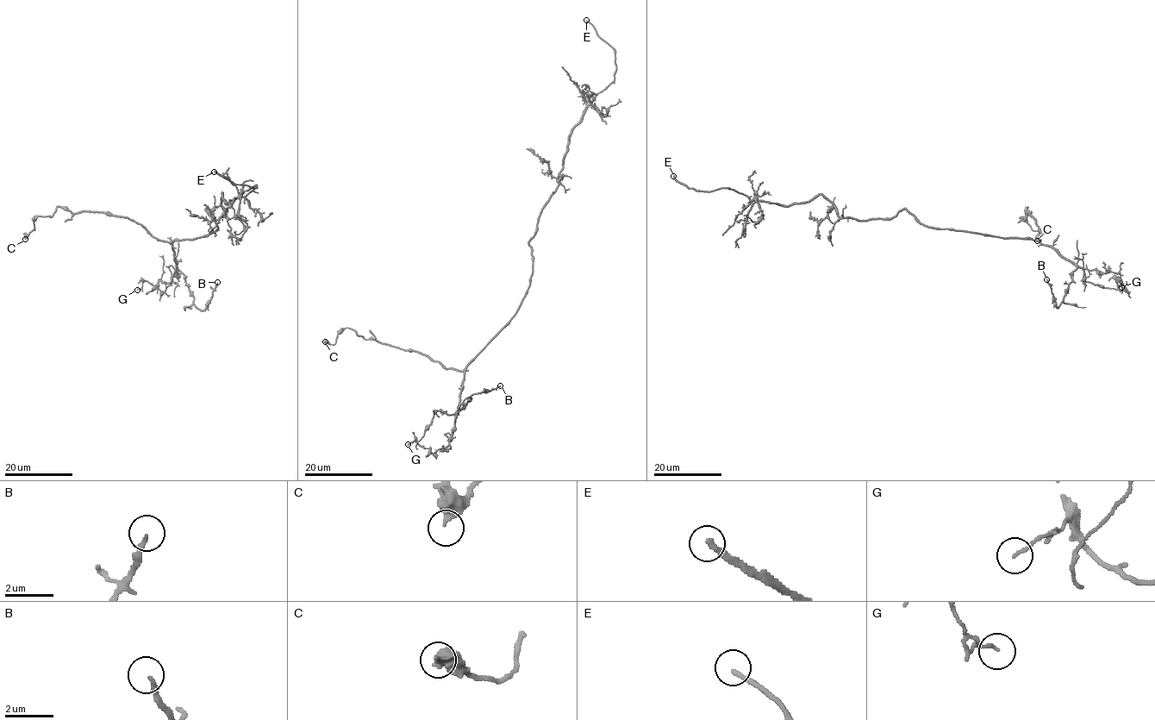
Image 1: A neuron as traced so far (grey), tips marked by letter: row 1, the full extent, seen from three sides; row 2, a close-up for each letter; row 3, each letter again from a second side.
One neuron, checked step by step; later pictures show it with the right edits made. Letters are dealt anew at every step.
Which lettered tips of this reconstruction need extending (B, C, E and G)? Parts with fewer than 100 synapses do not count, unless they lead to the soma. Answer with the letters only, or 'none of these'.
E

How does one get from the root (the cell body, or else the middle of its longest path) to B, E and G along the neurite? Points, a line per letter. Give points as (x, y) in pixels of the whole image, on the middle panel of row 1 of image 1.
B: (532, 265), (530, 286), (515, 315), (466, 367), (458, 406), (462, 408), (473, 394), (488, 391), (500, 385)
E: (532, 265), (528, 242), (542, 207), (558, 183), (570, 130), (596, 96), (614, 80), (614, 51), (586, 20)
G: (532, 265), (530, 286), (515, 315), (466, 367), (449, 445), (433, 453), (415, 440), (408, 444)

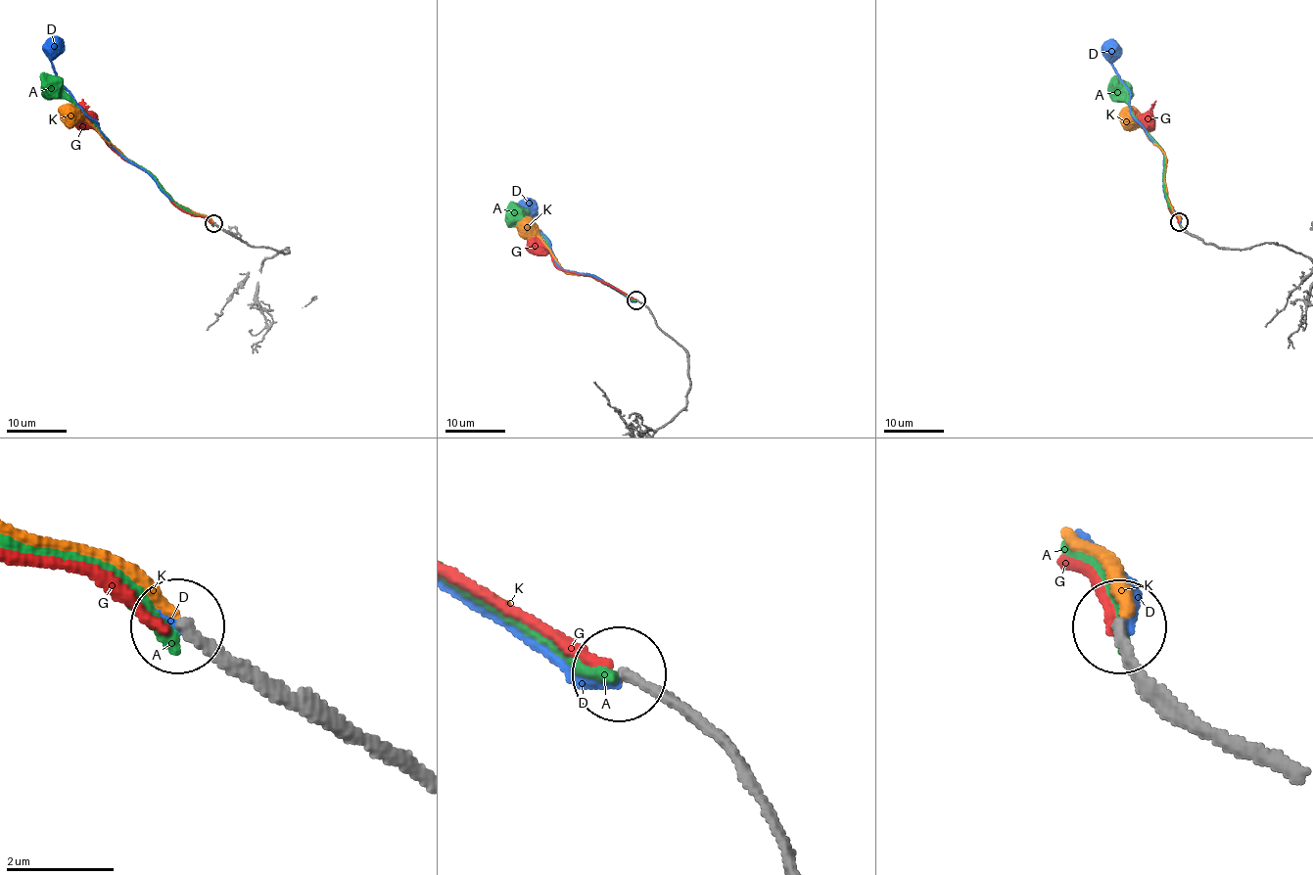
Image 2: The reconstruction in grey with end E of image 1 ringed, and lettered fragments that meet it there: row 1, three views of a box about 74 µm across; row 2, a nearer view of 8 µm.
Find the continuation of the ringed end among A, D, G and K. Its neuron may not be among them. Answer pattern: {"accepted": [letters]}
{"accepted": []}

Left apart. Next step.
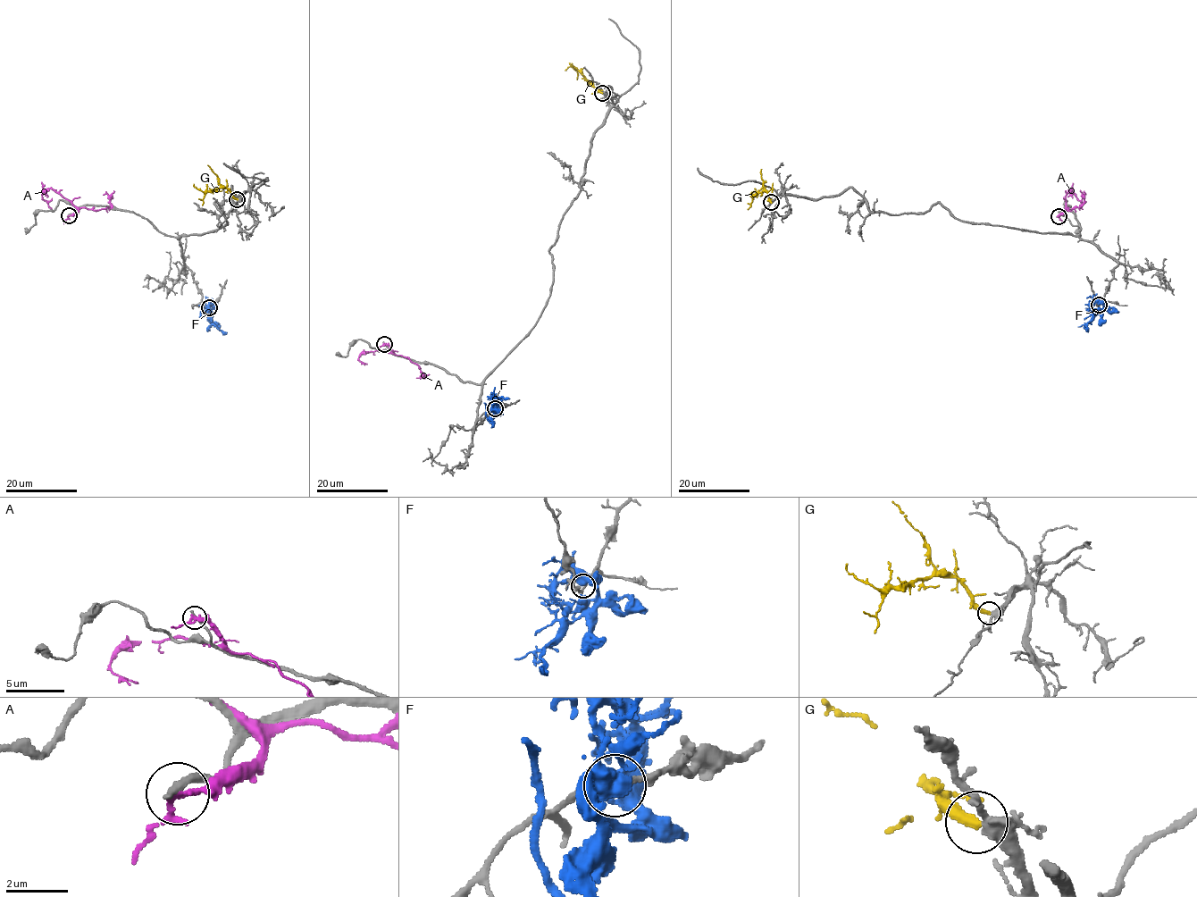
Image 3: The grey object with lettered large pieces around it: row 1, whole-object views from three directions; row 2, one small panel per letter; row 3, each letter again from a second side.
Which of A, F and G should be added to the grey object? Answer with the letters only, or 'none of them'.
G

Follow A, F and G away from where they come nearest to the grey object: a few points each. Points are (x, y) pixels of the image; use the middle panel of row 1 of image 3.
A: (384, 344), (392, 352), (364, 352), (359, 360), (364, 364)
F: (495, 407), (496, 412), (492, 406), (500, 398), (509, 398)
G: (601, 92), (574, 67), (565, 69)

